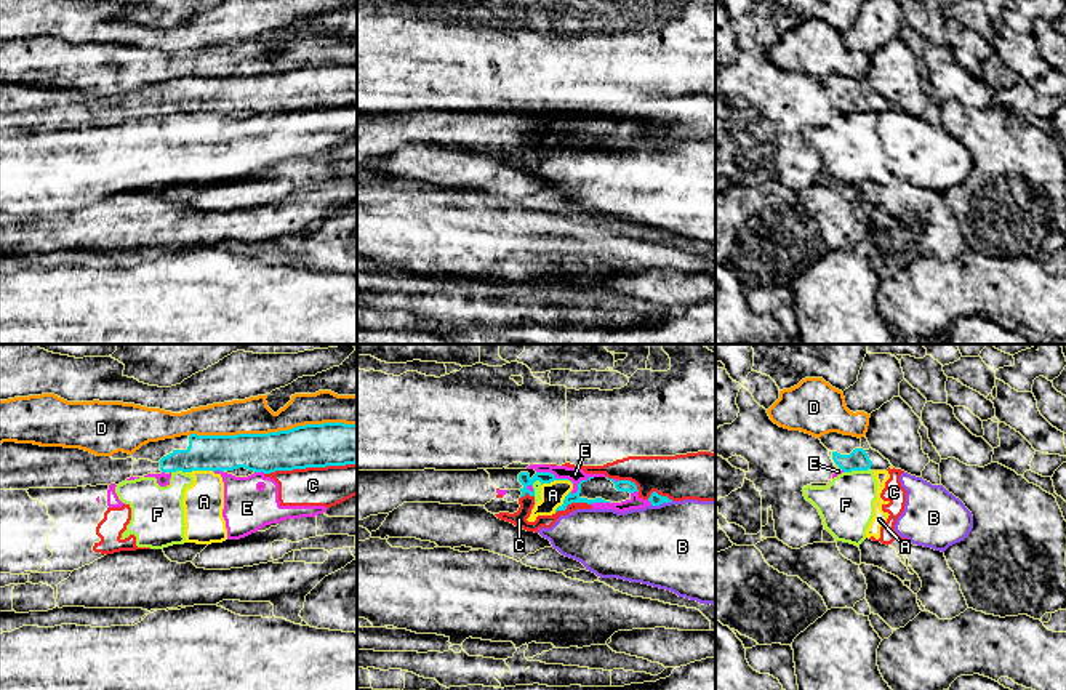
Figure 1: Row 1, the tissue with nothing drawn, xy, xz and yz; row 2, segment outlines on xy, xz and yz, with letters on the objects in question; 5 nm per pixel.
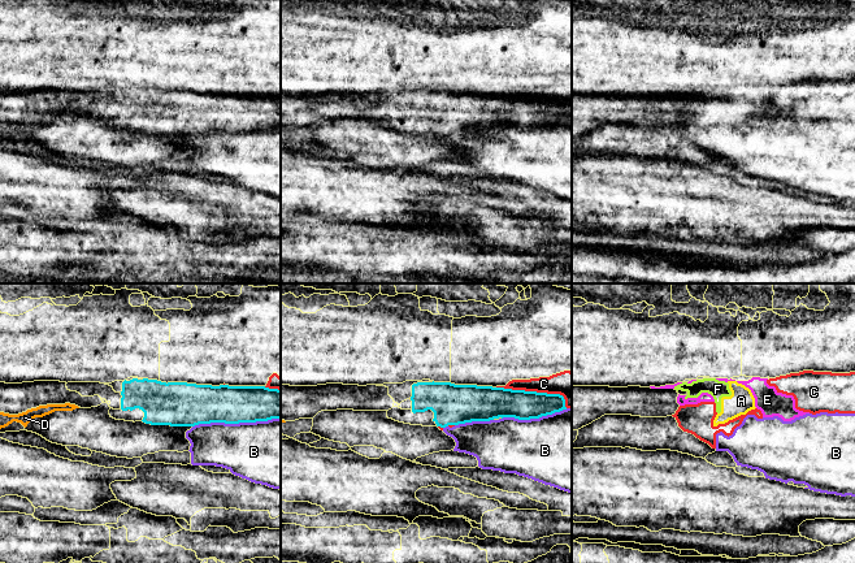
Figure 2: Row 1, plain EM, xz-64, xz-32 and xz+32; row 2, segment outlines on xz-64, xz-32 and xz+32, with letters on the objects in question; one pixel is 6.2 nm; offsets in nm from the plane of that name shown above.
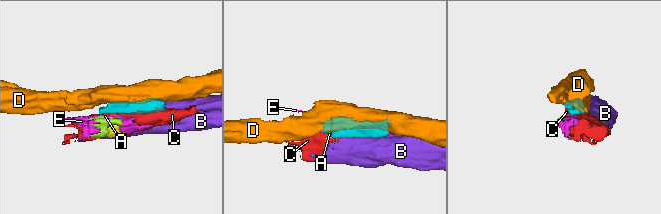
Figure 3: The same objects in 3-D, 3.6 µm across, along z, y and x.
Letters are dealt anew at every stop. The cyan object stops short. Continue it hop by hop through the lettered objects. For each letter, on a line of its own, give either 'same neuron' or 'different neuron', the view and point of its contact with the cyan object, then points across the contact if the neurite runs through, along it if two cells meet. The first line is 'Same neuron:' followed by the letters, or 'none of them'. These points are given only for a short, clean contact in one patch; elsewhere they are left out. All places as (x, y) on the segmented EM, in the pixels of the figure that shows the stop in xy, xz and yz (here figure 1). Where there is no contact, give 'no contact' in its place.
Same neuron: none of them
A: different neuron | xz (556, 479)
B: different neuron | xz (661, 503)
C: different neuron | xy (309, 466)
D: different neuron | xy (272, 433)
E: different neuron | xz (554, 476)
F: different neuron | yz (857, 469) | along yz (869, 468), (844, 473)

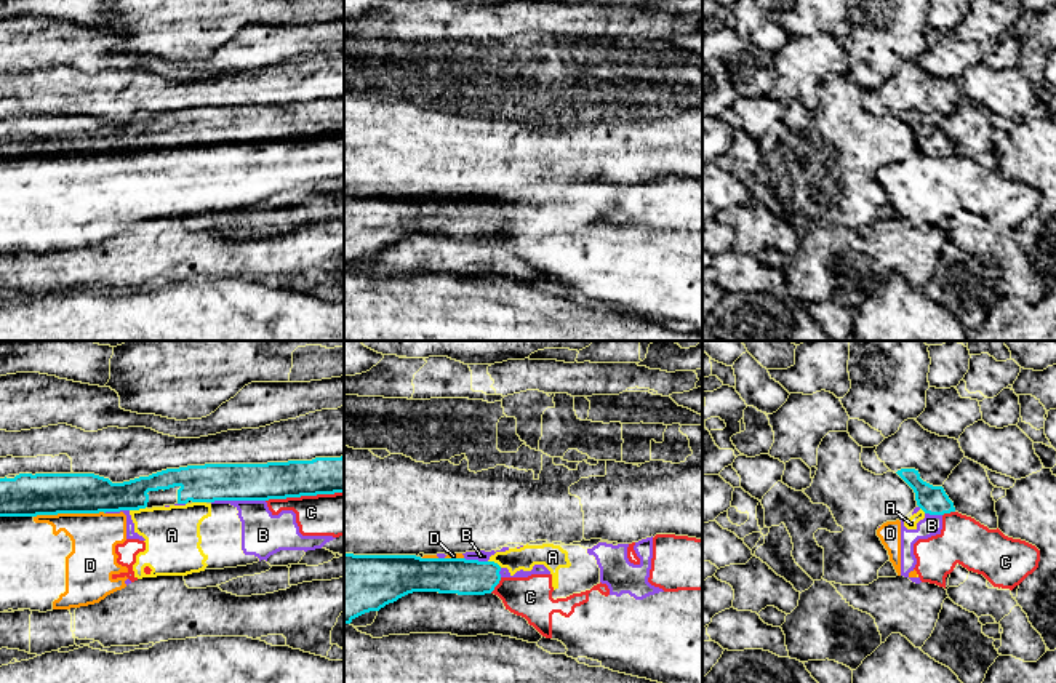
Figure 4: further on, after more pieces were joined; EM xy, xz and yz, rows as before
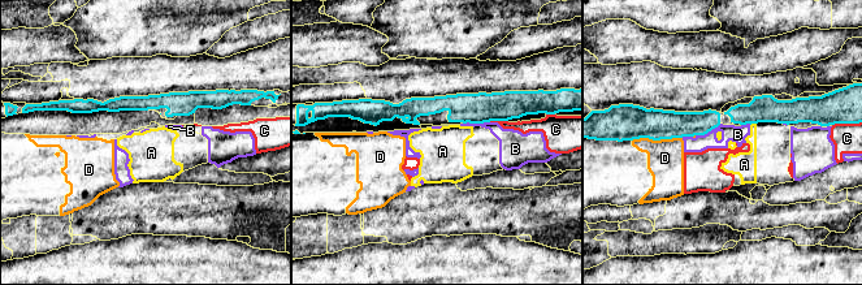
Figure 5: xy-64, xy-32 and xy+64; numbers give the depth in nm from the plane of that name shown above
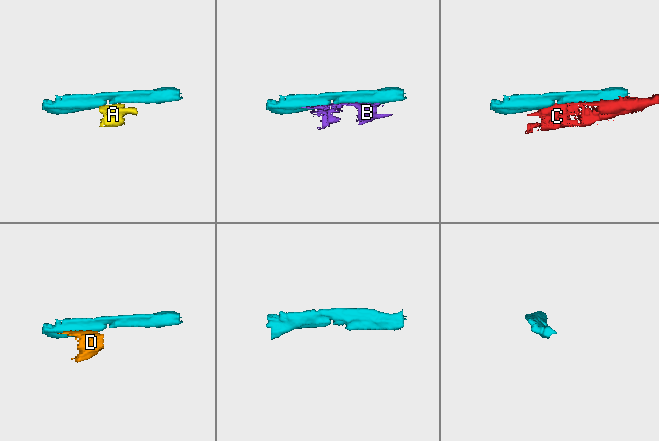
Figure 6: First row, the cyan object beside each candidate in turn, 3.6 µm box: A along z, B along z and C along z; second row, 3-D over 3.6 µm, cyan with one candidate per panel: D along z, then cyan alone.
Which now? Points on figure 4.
Same neuron: none of them
A: different neuron | xy (138, 509) | along xy (146, 506), (130, 511)
B: different neuron | xy (237, 499) | along xy (264, 499), (215, 499), (212, 503)
C: different neuron | xy (304, 495) | along xy (343, 491), (269, 498), (266, 501)
D: different neuron | xy (69, 512)

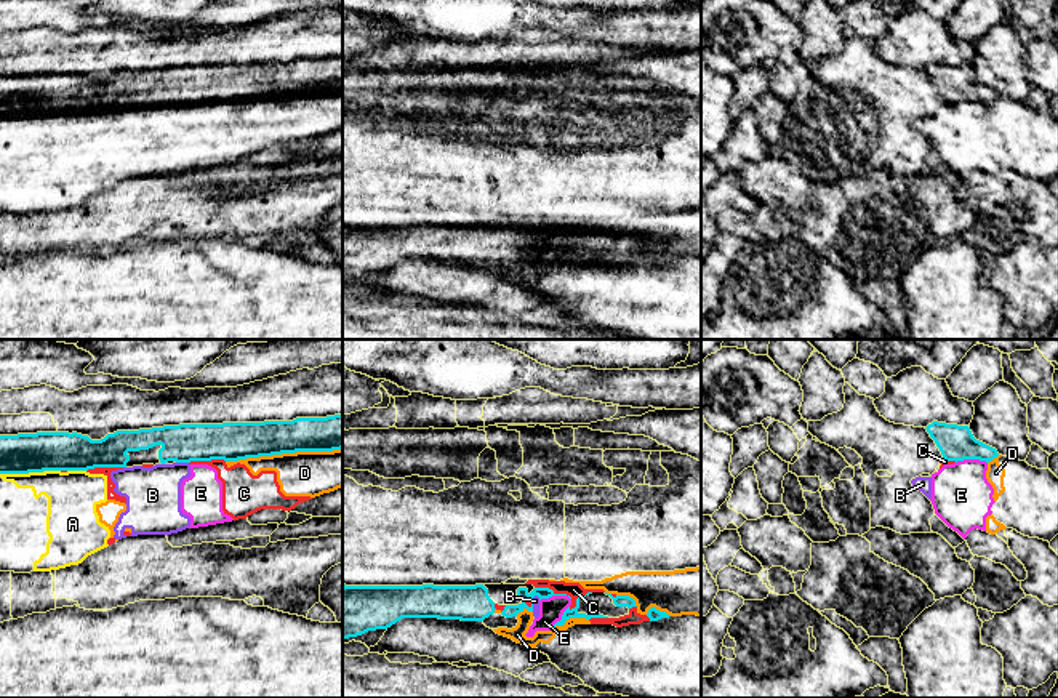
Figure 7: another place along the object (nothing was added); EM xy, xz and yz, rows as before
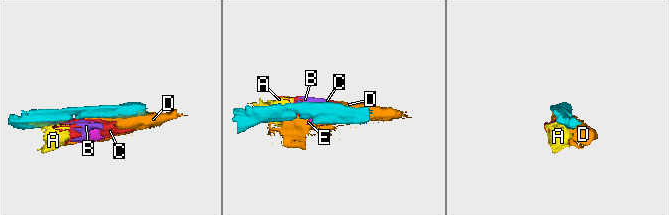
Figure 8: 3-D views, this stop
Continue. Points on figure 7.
Same neuron: none of them
A: different neuron | xy (21, 473)
B: different neuron | xy (183, 461) | along xy (176, 461), (188, 463)
C: different neuron | xz (553, 591) | along xz (535, 586), (548, 586), (556, 593), (565, 593), (572, 597)
D: different neuron | xy (284, 452) | along xy (341, 447), (316, 452), (282, 452), (226, 461)
E: different neuron | yz (970, 458)

